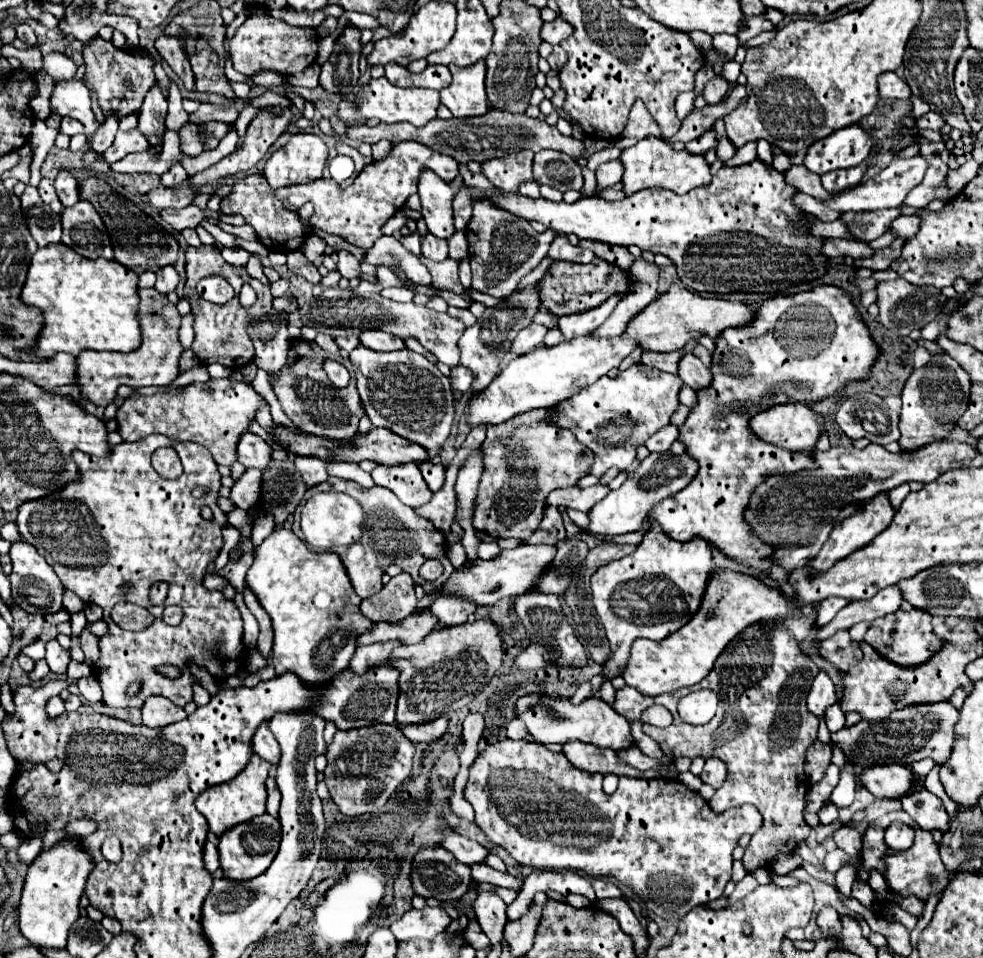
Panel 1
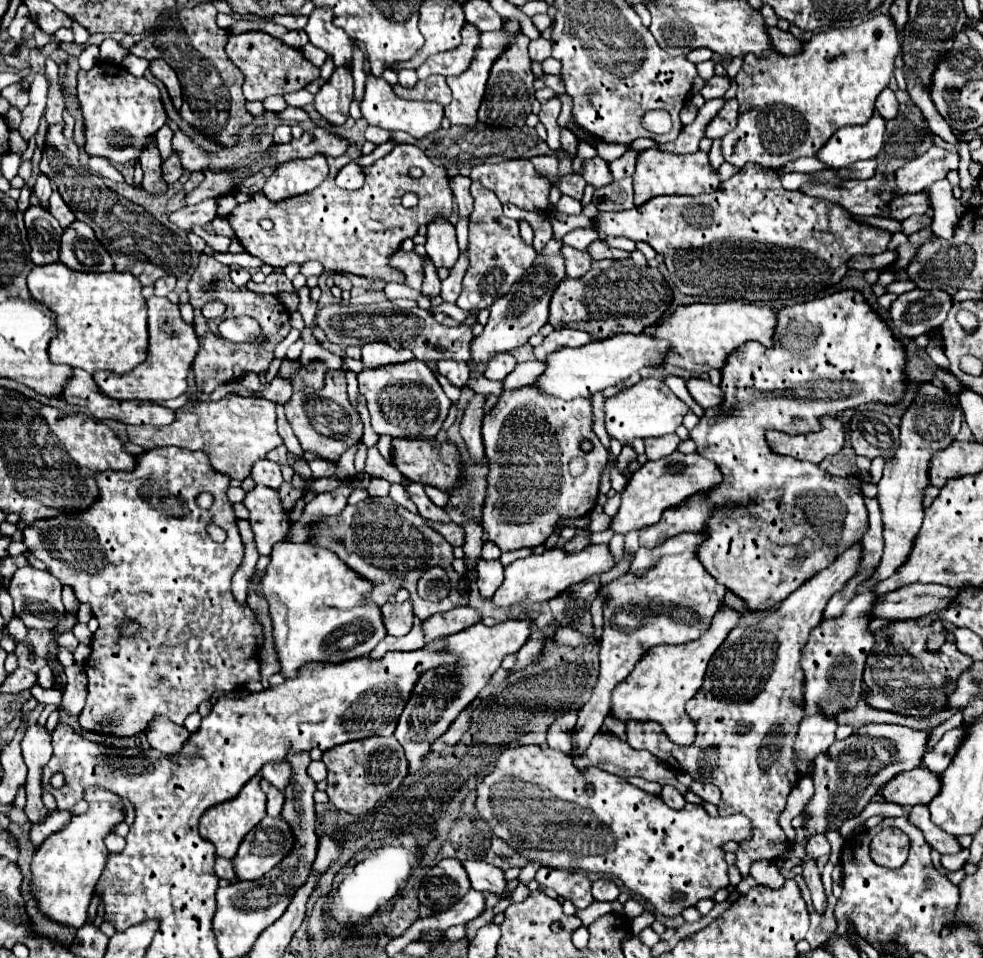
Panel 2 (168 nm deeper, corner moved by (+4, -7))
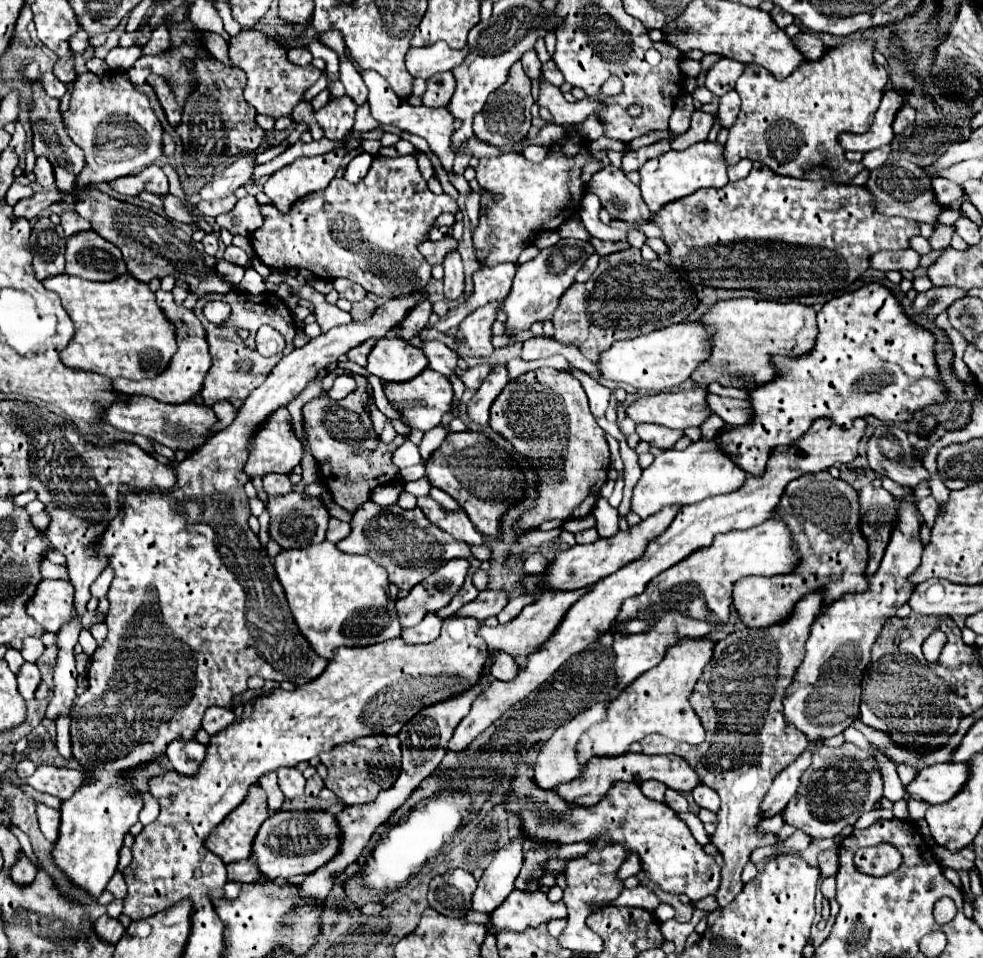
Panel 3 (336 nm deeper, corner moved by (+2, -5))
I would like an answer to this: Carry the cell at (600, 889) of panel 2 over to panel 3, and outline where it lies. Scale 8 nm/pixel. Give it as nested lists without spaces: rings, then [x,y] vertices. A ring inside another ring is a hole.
[[[629,854],[627,856],[627,860],[625,860],[625,864],[621,864],[621,868],[619,868],[619,872],[617,872],[617,880],[625,880],[625,878],[629,878],[629,876],[635,876],[635,874],[639,874],[641,872],[641,864],[639,864],[639,858],[635,856],[635,854]]]

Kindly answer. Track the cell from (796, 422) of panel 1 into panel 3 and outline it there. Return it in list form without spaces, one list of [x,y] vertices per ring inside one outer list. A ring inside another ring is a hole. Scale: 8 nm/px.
[[[817,420],[807,430],[807,436],[799,438],[789,448],[779,448],[779,446],[773,448],[773,452],[767,460],[767,470],[761,478],[747,476],[745,484],[737,492],[713,496],[713,498],[701,500],[697,504],[681,508],[679,514],[675,516],[675,520],[671,522],[671,526],[663,534],[659,534],[655,540],[649,542],[645,554],[639,560],[635,560],[633,564],[627,564],[625,568],[621,568],[621,572],[617,572],[613,576],[601,578],[601,582],[593,584],[593,588],[585,596],[581,596],[581,600],[577,600],[577,604],[573,604],[573,608],[569,608],[569,614],[565,614],[565,620],[561,620],[561,624],[557,626],[557,632],[553,632],[553,636],[549,636],[549,640],[545,640],[545,646],[541,646],[541,652],[529,654],[527,666],[521,668],[519,674],[513,680],[509,680],[509,682],[493,680],[475,698],[471,712],[455,728],[455,734],[449,740],[449,750],[455,750],[455,752],[465,750],[509,706],[527,698],[537,686],[541,686],[545,680],[549,680],[549,676],[553,672],[557,672],[563,662],[567,662],[573,654],[585,650],[591,642],[595,642],[597,632],[605,632],[605,630],[611,628],[611,622],[617,618],[623,600],[629,598],[629,596],[641,594],[645,590],[645,586],[657,574],[661,574],[663,570],[681,562],[691,552],[705,548],[705,546],[711,546],[711,542],[717,534],[725,534],[729,530],[745,530],[745,528],[763,524],[769,518],[771,510],[777,506],[785,486],[791,480],[799,478],[801,474],[827,470],[835,462],[841,462],[841,464],[851,462],[857,456],[857,446],[859,446],[859,440],[863,436],[863,430],[865,430],[865,420],[859,420],[857,432],[853,428],[847,430],[847,428],[835,426],[829,420]]]

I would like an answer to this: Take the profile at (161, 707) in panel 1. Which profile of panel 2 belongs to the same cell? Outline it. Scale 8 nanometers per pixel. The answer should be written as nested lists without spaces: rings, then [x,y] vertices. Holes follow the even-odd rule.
[[[155,718],[151,730],[147,730],[147,740],[151,748],[159,750],[165,756],[179,756],[183,744],[187,742],[189,732],[181,726],[175,726],[167,718]]]

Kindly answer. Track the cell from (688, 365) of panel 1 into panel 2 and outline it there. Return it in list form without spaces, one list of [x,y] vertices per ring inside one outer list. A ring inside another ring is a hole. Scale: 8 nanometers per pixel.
[[[691,378],[691,380],[687,380],[687,388],[689,388],[691,396],[695,398],[695,402],[703,408],[713,408],[713,406],[719,406],[719,402],[723,402],[723,390],[713,386],[711,382]]]

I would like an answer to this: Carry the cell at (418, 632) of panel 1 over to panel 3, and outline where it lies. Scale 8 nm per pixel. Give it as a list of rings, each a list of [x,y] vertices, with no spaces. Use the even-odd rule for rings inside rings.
[[[485,590],[485,592],[479,592],[479,596],[473,602],[461,606],[457,616],[471,616],[479,624],[483,624],[489,616],[497,616],[505,608],[507,602],[509,602],[509,598],[505,592]]]

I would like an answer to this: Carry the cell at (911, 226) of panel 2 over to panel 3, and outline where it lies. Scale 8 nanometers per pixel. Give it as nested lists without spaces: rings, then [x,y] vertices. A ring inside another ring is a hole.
[[[946,209],[939,214],[937,224],[953,225],[961,214],[963,214],[961,209]]]

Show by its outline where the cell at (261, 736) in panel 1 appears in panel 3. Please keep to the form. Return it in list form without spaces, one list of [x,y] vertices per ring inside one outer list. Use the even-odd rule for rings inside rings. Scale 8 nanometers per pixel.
[[[279,768],[277,776],[285,798],[297,798],[303,794],[303,788],[305,788],[303,772],[299,772],[297,768]]]

